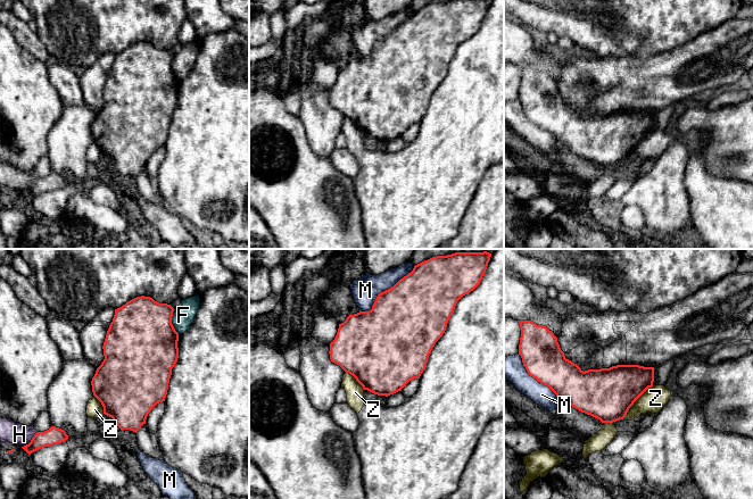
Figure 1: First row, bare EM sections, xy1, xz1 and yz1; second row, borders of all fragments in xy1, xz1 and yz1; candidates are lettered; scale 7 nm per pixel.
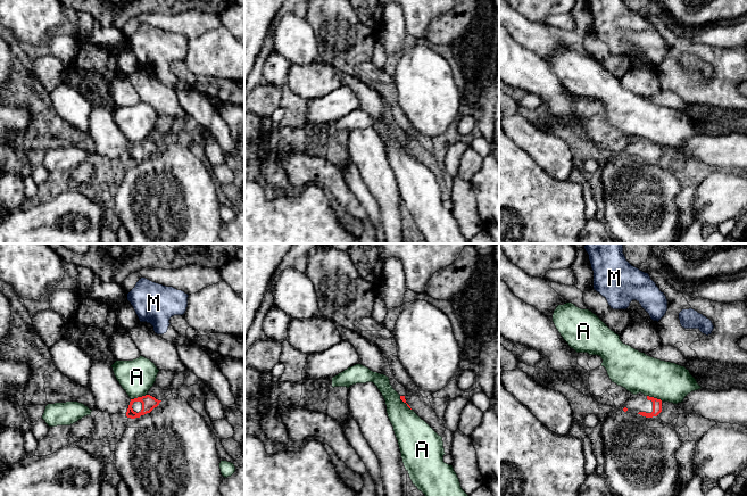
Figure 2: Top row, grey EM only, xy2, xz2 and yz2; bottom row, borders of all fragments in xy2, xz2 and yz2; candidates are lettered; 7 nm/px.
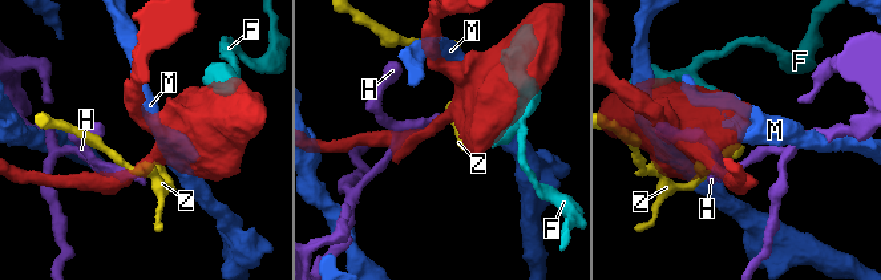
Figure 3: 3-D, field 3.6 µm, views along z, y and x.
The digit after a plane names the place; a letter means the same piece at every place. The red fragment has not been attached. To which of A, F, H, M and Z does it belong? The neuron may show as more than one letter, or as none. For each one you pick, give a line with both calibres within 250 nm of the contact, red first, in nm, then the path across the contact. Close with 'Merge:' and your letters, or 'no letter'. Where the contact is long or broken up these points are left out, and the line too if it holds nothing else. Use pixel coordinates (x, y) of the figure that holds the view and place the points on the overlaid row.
Merge: no letter

